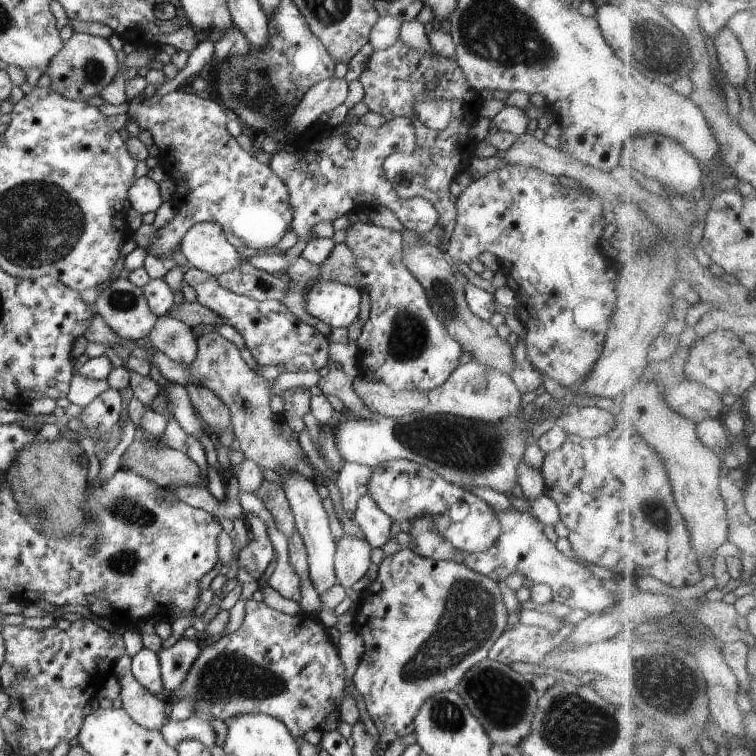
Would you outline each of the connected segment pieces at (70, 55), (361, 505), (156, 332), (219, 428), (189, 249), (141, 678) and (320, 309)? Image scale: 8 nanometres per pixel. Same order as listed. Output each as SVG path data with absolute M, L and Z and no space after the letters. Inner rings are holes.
M74 31L72 38L64 42L60 52L52 56L46 73L50 77L51 91L68 100L86 101L98 96L104 86L112 84L120 68L117 52L112 49L108 39Z
M364 494L362 499L358 500L352 520L360 527L364 539L371 548L383 547L391 540L390 530L393 520L380 510L380 506L368 494Z
M164 315L149 335L151 345L179 364L190 364L197 356L197 337L188 324Z
M196 382L186 384L185 388L188 390L192 408L200 416L209 433L214 432L220 435L220 432L232 430L230 412L226 408L226 404L222 404L222 400L218 400L208 388L204 388Z
M216 222L192 226L180 240L179 249L192 269L196 268L216 278L236 270L243 259Z
M142 649L136 656L132 656L132 675L138 683L152 694L160 694L163 689L161 669L157 652Z
M316 282L306 292L306 312L332 329L348 328L359 316L361 291L338 282Z

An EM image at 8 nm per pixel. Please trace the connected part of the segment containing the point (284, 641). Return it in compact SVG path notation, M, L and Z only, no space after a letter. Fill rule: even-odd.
M249 599L246 602L246 616L236 632L223 634L210 642L202 642L198 658L186 672L184 682L174 690L169 700L172 706L177 700L195 701L194 715L206 721L228 722L244 714L264 714L280 720L297 740L314 728L320 729L324 718L336 710L345 692L345 667L329 637L328 629L310 614L296 616L273 610L265 602Z

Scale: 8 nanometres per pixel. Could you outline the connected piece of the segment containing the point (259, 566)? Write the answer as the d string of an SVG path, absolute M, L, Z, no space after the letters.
M248 515L244 519L252 530L254 538L250 544L246 544L238 554L238 565L248 570L256 580L264 575L267 569L271 569L275 561L275 553L270 538L268 538L268 526L260 516Z

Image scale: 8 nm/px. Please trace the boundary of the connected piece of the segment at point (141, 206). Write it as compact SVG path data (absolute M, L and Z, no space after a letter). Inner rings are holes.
M150 176L138 178L133 186L128 190L126 196L130 206L133 207L138 214L155 213L164 203L160 194L160 186L156 180L152 180Z

